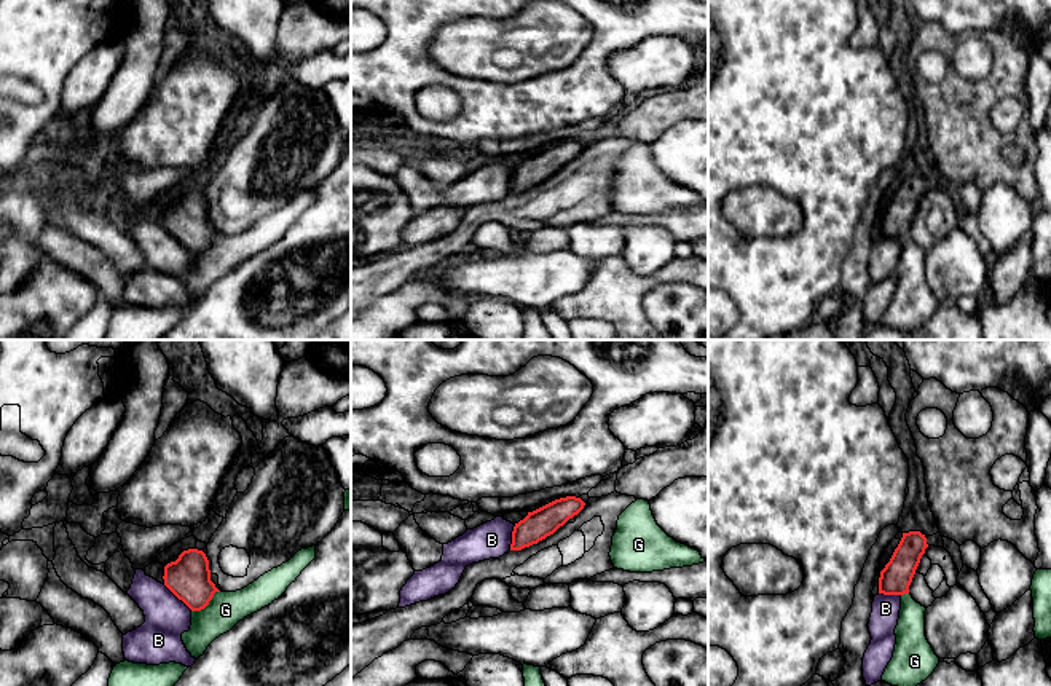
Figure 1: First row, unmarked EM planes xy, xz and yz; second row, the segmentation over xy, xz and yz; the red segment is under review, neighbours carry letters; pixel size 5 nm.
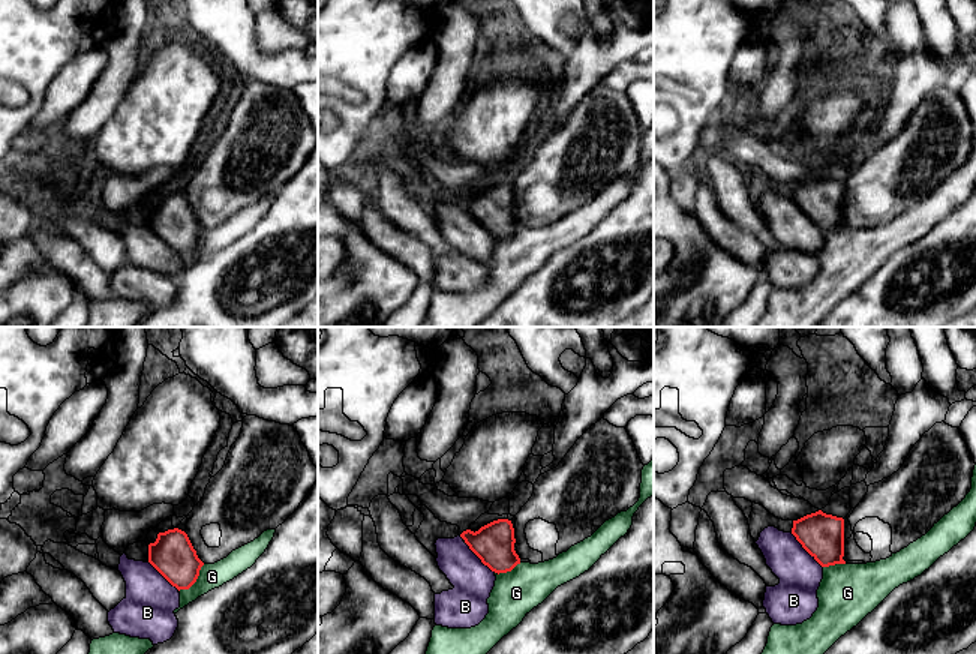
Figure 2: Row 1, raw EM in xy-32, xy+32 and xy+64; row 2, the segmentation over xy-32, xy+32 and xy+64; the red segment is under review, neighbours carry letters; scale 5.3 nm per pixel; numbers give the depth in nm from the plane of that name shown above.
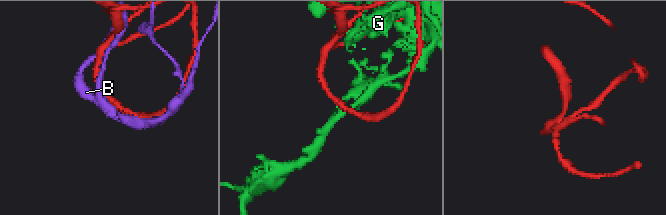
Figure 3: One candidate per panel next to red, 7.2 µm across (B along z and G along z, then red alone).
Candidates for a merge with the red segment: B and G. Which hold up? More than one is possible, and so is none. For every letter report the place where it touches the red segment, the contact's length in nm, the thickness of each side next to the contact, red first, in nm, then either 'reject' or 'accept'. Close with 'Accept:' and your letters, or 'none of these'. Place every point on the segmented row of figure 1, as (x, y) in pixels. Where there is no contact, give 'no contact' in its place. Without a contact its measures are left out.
B: contact xy (177, 597); length 200 nm; calibres 220 and 240 nm; accept
G: contact xy (206, 605); length 180 nm; calibres 220 and 180 nm; reject
Accept: B

